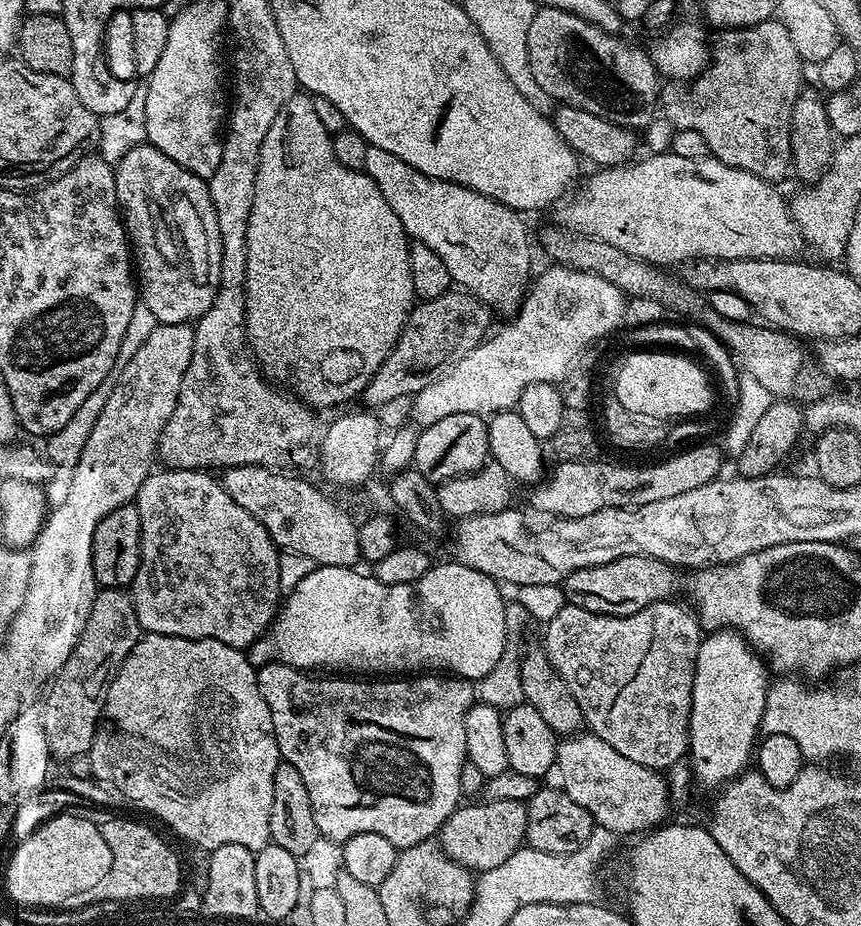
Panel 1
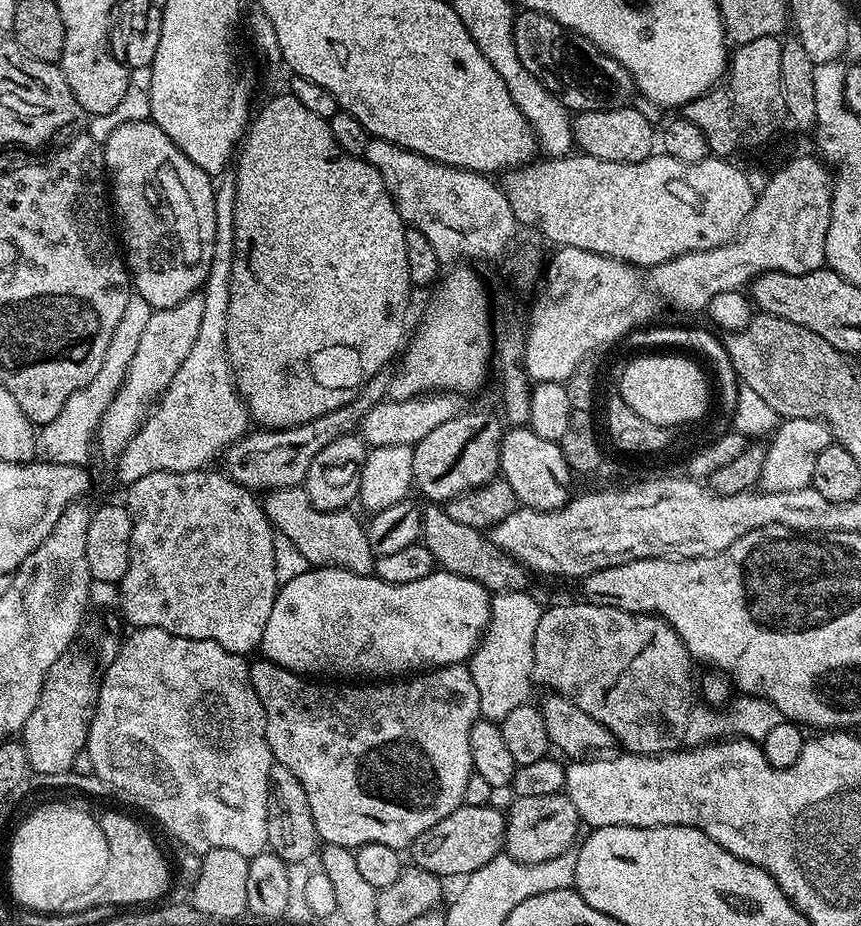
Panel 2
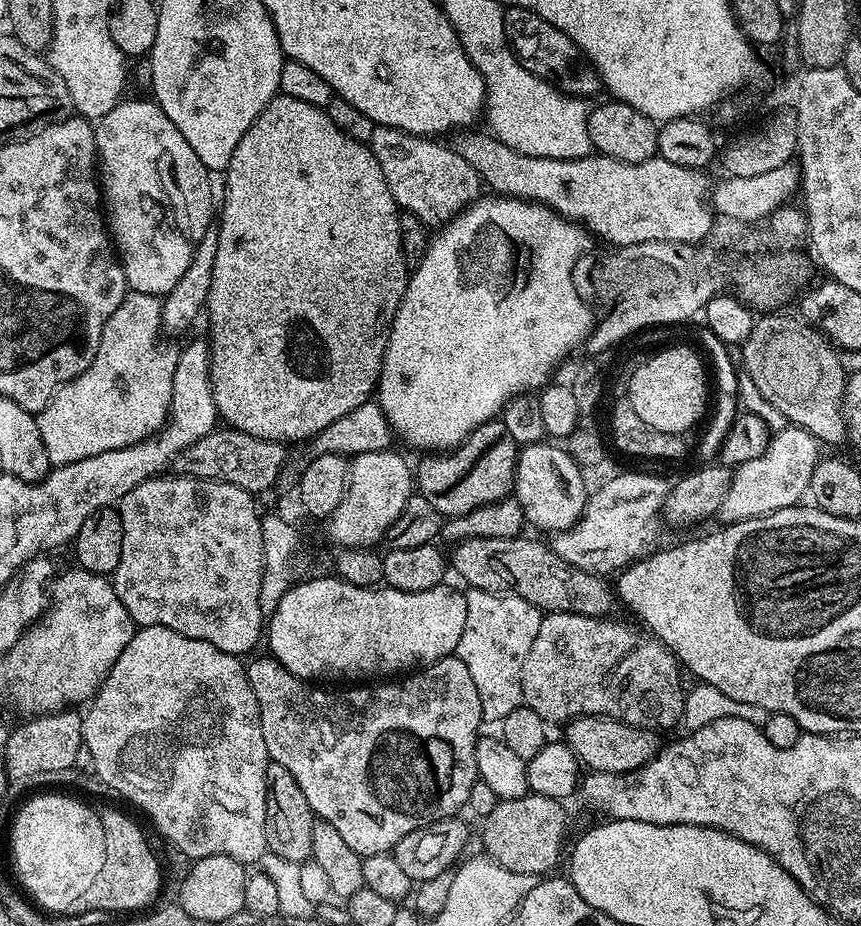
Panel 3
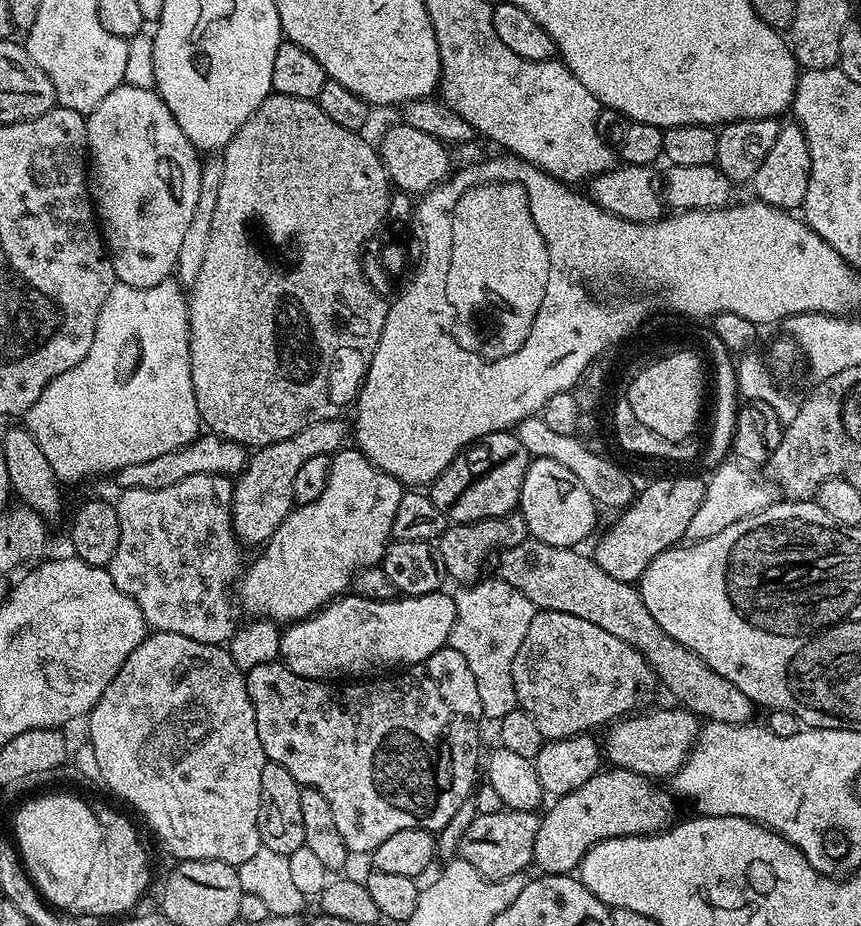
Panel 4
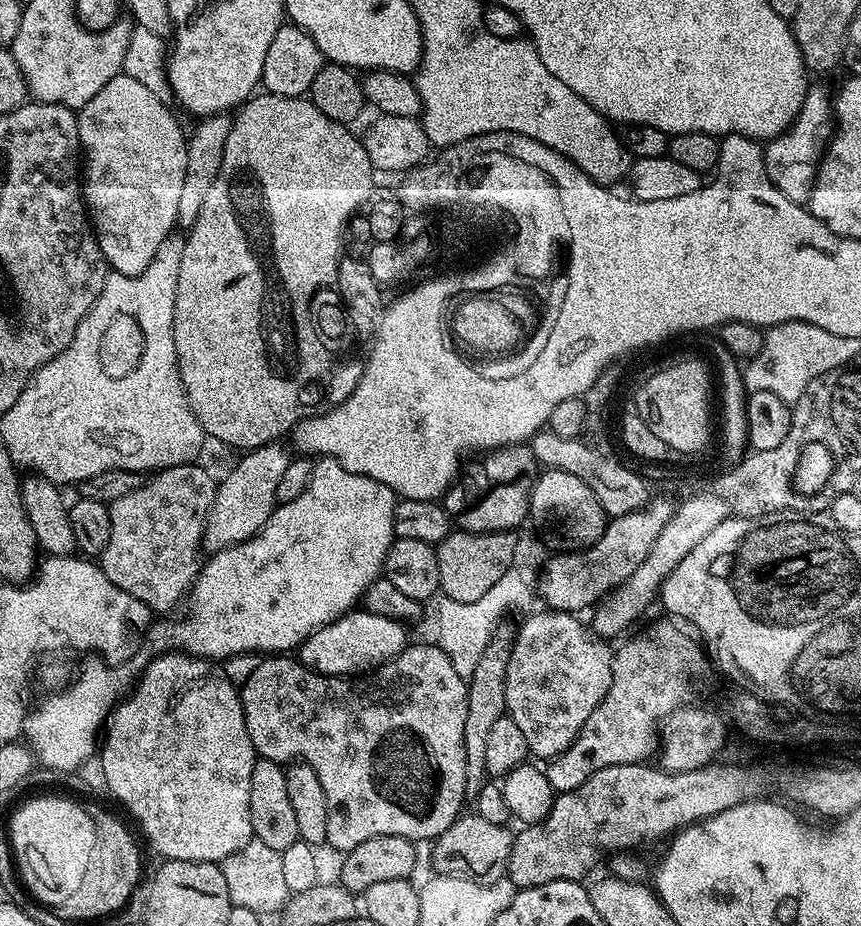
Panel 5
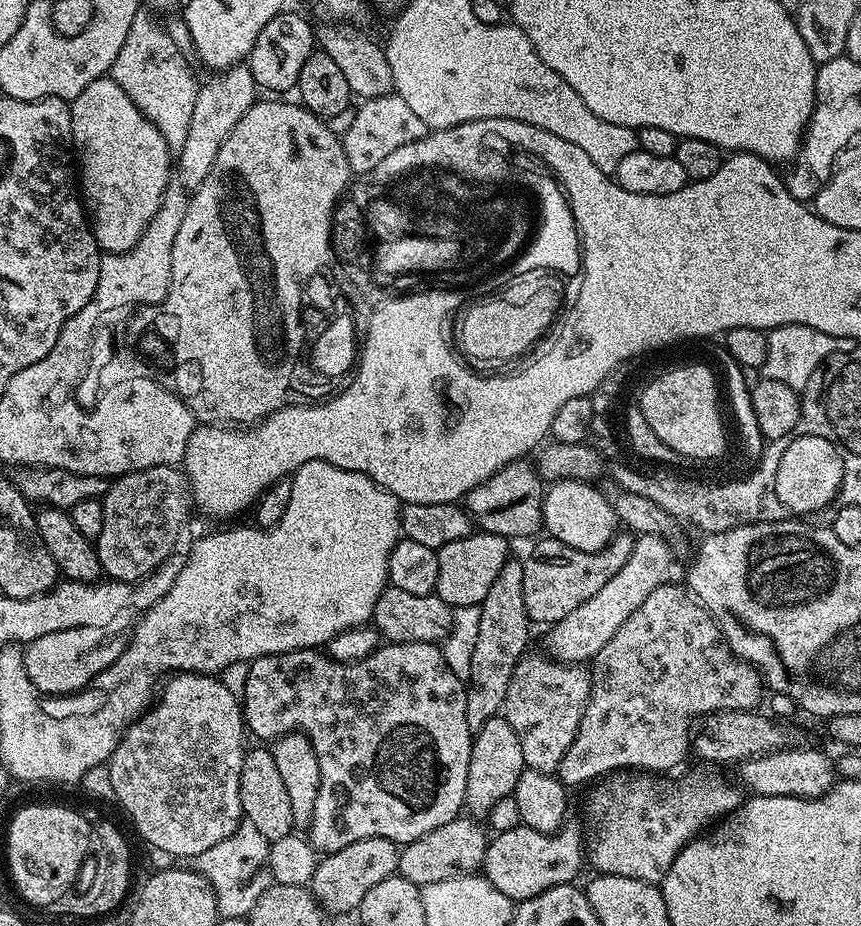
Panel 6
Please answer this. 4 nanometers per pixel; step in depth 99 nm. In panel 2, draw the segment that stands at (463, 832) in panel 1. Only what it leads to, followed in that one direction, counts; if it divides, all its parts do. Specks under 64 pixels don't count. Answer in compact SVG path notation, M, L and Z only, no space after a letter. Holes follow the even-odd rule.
M463 803L450 814L446 814L442 822L430 826L430 830L418 834L418 838L412 840L411 863L441 878L447 876L467 878L474 870L486 866L486 862L501 855L504 846L505 819L505 813L501 809L499 812L492 804L470 806Z

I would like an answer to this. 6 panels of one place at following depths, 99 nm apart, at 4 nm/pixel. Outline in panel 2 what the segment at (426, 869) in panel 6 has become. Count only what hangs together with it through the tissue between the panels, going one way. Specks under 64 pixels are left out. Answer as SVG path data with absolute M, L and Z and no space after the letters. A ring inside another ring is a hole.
M542 794L542 798L516 796L513 801L506 808L504 821L503 851L507 855L523 864L550 862L550 858L565 855L577 843L582 821L567 794Z

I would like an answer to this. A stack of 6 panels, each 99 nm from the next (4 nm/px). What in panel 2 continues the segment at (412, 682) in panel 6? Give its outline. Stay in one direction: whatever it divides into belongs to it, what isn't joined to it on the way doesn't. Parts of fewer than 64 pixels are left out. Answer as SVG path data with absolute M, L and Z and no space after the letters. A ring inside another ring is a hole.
M263 658L253 659L248 665L248 673L266 714L266 742L272 751L273 761L286 766L286 770L302 782L302 790L306 790L306 798L310 802L310 814L314 814L314 826L324 844L355 850L370 842L382 842L382 846L404 850L414 838L418 838L418 834L442 822L446 814L464 803L466 782L474 775L470 758L470 730L480 716L478 689L468 666L447 664L444 668L425 670L399 682L364 682L361 688L339 688L336 682L317 682Z

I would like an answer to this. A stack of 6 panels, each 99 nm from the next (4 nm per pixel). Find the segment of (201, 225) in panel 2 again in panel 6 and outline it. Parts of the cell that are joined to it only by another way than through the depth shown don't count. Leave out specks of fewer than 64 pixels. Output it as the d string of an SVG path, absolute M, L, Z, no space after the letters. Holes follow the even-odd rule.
M110 78L95 80L70 102L72 110L72 142L74 156L78 161L78 191L90 221L92 237L105 253L128 252L144 233L152 215L164 202L164 194L170 187L170 149L166 138L154 122L147 120L134 106L134 102Z

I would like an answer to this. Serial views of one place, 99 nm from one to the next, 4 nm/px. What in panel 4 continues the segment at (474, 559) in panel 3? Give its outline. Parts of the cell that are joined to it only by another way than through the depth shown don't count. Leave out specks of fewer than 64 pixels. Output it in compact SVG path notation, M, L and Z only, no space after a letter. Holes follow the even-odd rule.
M531 538L513 548L503 549L499 560L499 579L521 591L537 610L586 618L586 622L602 626L602 630L614 634L614 638L622 638L626 646L634 646L652 669L655 679L661 680L665 690L676 699L673 701L693 712L697 718L731 724L747 724L753 719L752 700L746 698L734 682L726 682L726 678L722 678L722 674L718 674L718 670L710 667L701 656L694 654L694 650L670 638L670 634L654 622L654 614L646 610L635 583L627 584L618 578L610 578L610 574L596 565L595 559L588 557L587 560L576 548L550 546Z

